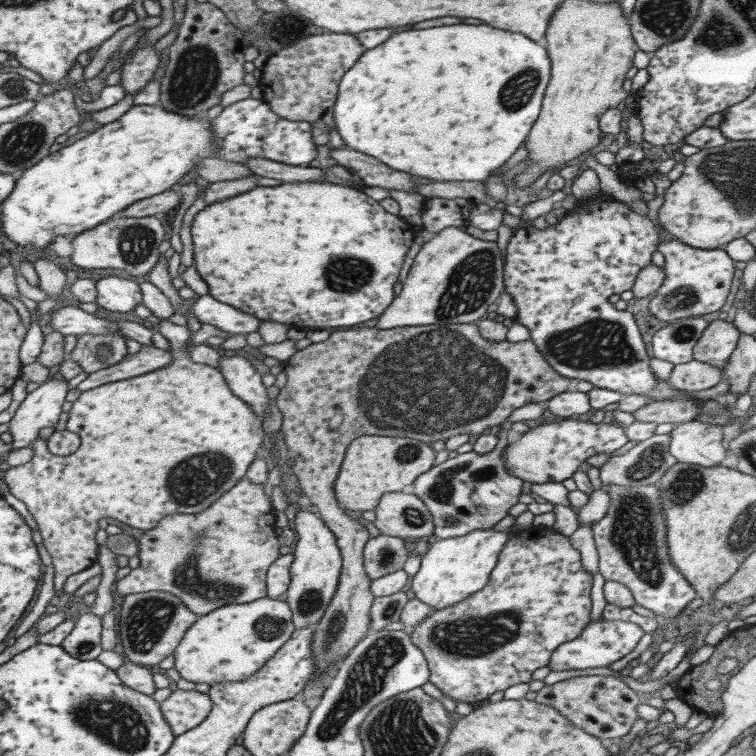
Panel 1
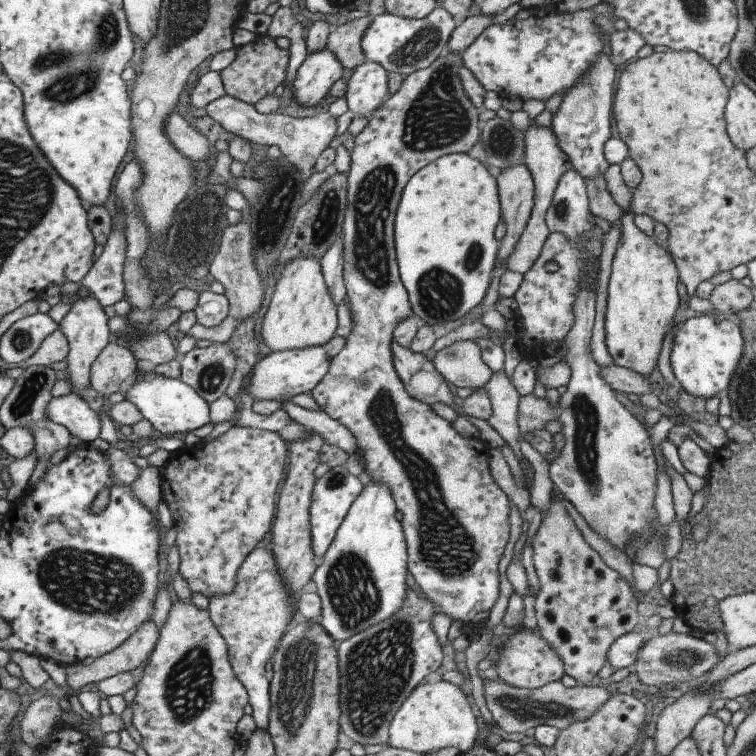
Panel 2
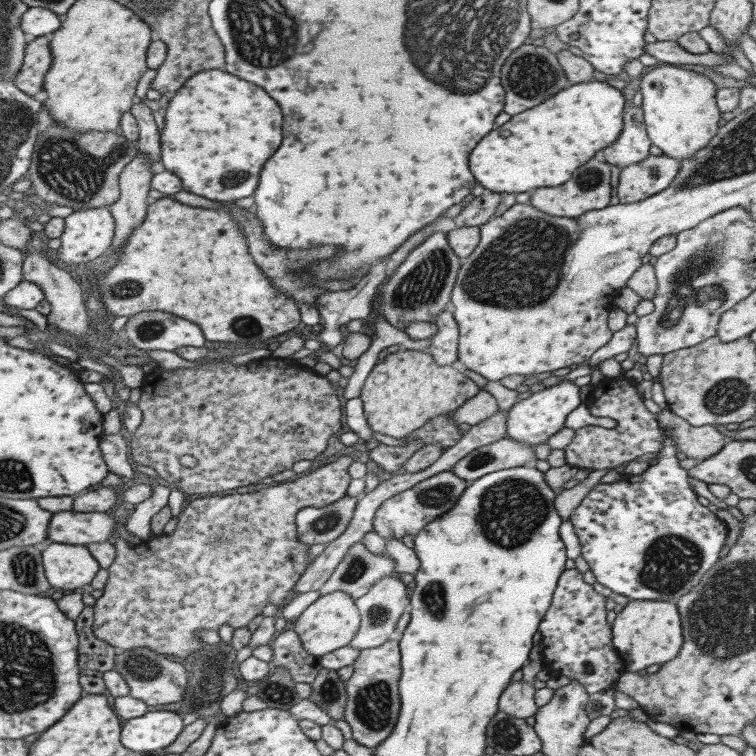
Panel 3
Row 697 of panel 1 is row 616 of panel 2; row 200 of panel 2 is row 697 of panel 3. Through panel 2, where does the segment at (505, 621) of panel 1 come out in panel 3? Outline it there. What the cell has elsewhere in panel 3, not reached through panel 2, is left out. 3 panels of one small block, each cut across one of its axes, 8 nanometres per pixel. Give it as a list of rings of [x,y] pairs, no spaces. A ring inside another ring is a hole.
[[[397,636],[375,648],[359,650],[352,667],[353,672],[345,682],[346,701],[342,719],[349,725],[353,741],[361,746],[374,749],[391,734],[398,715],[400,650]]]

